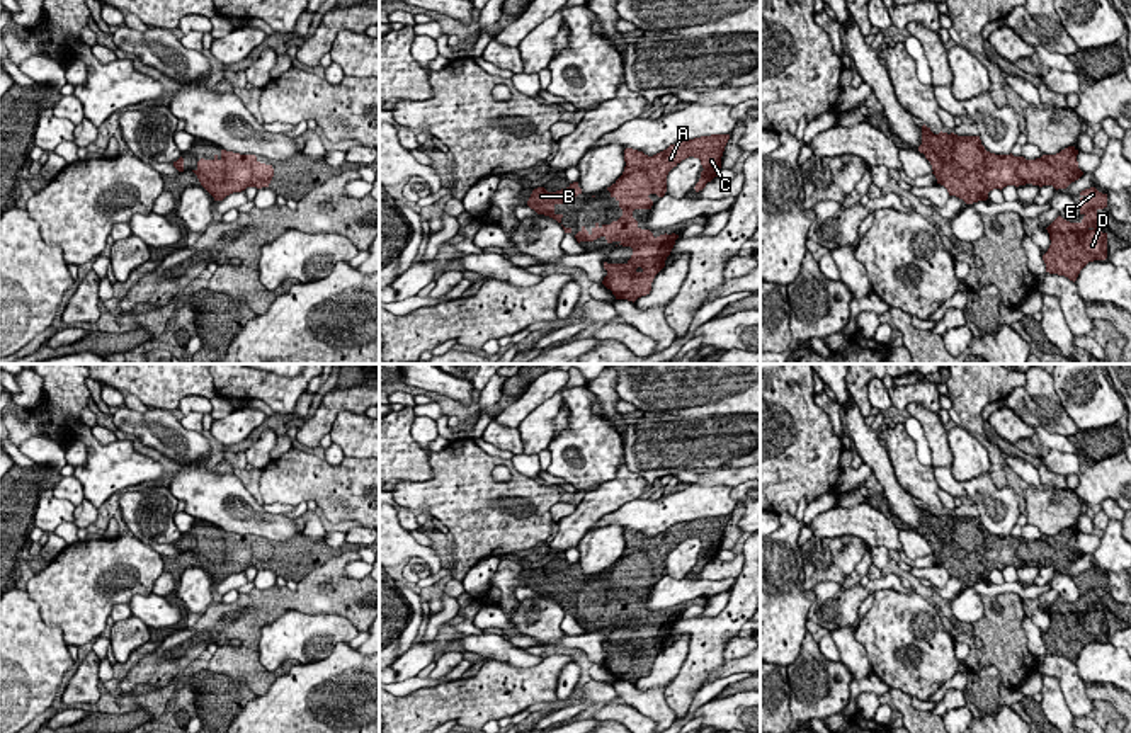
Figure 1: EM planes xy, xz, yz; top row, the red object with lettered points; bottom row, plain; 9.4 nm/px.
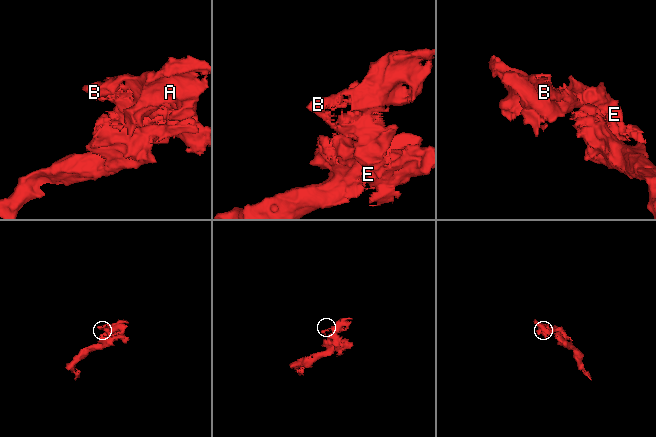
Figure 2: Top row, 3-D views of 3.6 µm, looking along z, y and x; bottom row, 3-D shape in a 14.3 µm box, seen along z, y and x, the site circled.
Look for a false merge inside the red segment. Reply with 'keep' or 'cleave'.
keep

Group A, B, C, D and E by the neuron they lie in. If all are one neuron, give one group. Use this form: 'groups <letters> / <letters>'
groups A B C D E

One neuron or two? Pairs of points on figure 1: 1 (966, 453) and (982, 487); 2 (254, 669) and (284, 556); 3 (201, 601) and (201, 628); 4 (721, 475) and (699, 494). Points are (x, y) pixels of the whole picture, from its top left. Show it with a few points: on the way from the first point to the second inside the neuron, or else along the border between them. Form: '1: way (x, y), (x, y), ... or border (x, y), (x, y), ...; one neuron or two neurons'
1: border (949, 468), (956, 480), (973, 480), (987, 471); two neurons
2: border (313, 567), (298, 582); two neurons
3: border (213, 601), (203, 613); two neurons
4: border (730, 485), (689, 487); two neurons

